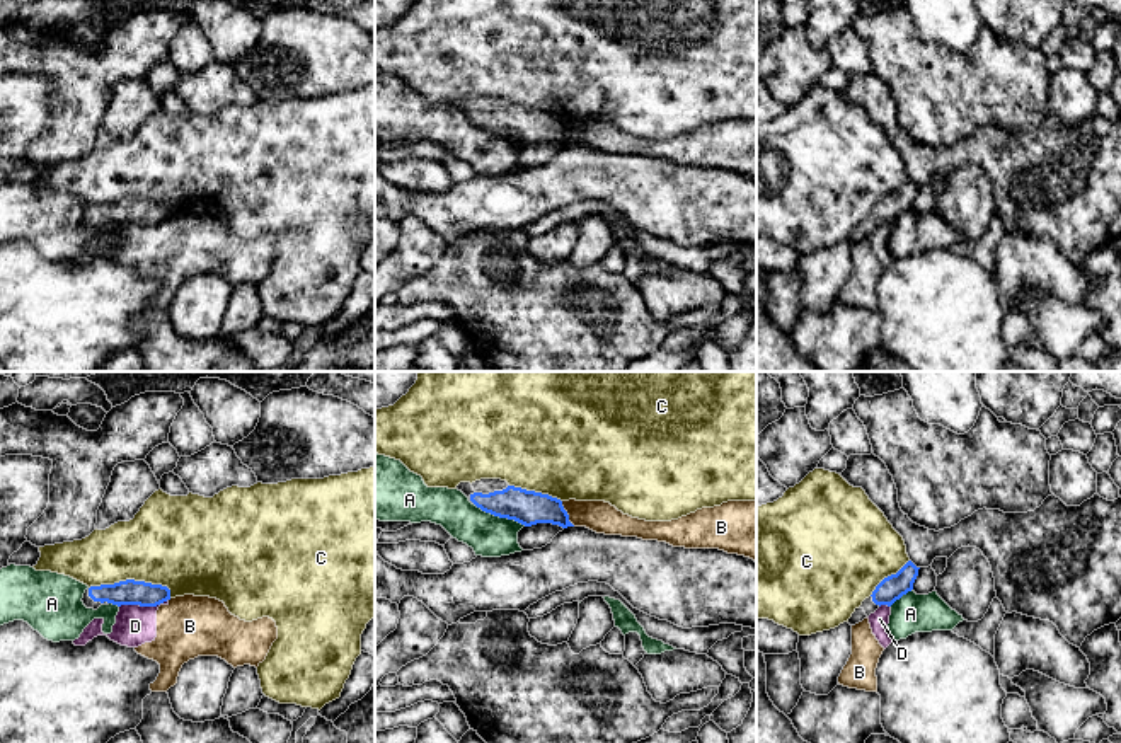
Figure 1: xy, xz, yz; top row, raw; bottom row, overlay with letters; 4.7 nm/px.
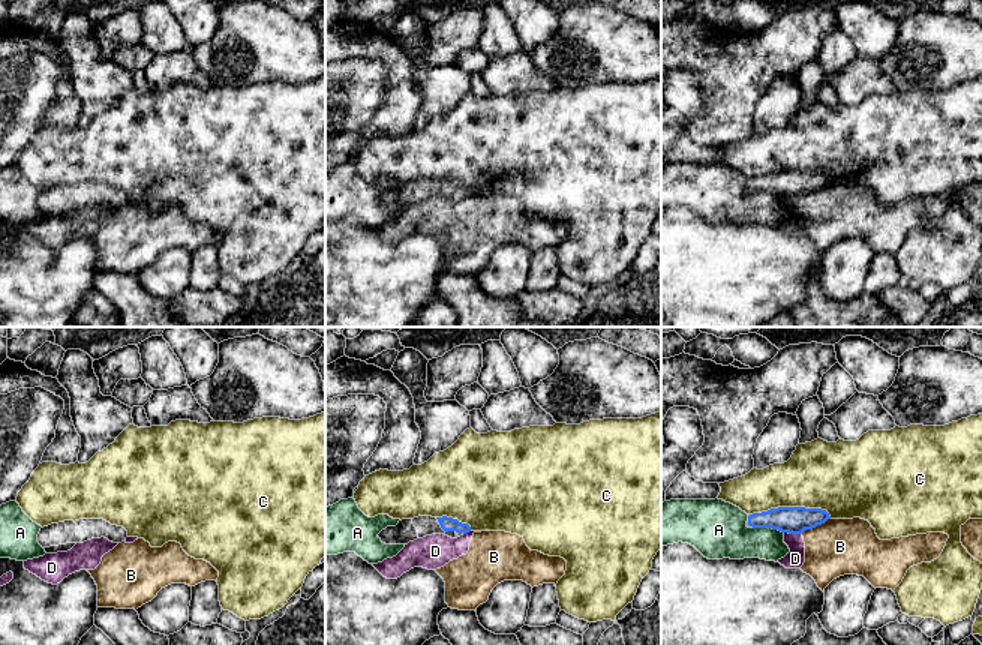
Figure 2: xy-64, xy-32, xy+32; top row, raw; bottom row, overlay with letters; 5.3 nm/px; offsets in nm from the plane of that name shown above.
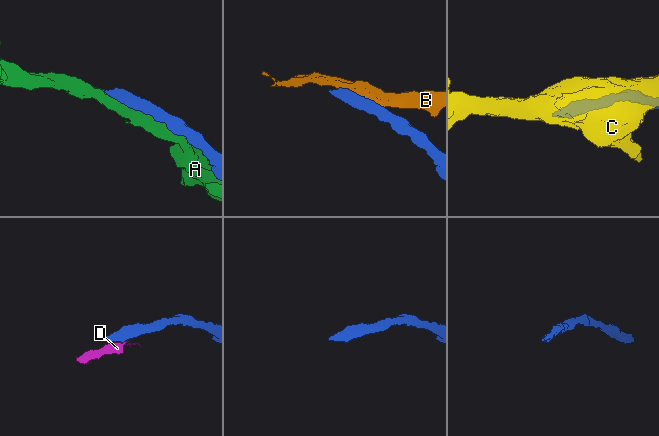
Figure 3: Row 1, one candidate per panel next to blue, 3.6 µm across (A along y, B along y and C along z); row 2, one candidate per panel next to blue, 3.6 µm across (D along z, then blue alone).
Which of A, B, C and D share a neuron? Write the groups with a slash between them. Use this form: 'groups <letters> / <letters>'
groups A / B D / C

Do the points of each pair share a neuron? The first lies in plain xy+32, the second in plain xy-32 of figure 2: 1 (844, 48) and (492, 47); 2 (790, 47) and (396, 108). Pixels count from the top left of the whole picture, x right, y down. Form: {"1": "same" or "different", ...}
{"1": "same", "2": "same"}

